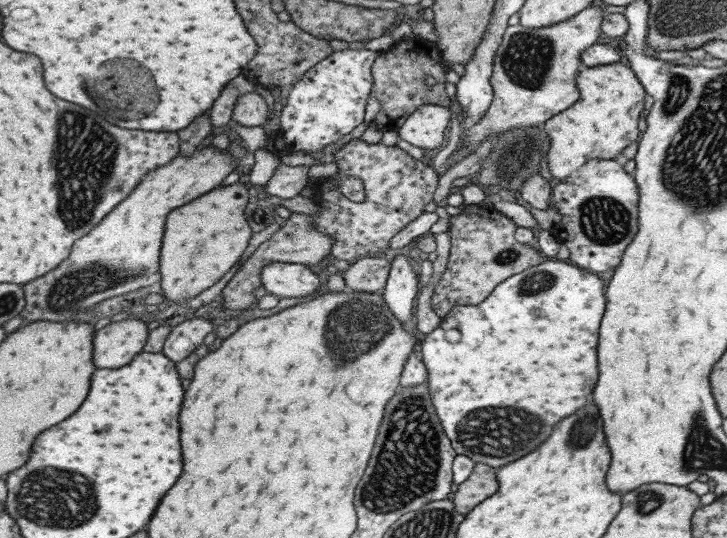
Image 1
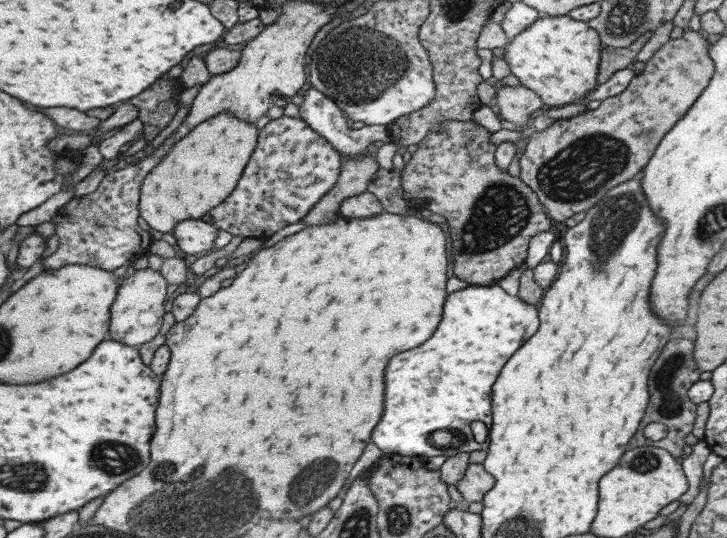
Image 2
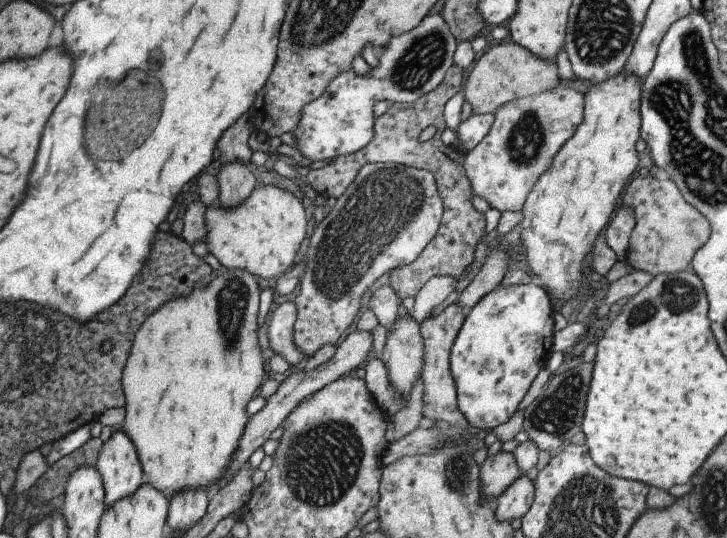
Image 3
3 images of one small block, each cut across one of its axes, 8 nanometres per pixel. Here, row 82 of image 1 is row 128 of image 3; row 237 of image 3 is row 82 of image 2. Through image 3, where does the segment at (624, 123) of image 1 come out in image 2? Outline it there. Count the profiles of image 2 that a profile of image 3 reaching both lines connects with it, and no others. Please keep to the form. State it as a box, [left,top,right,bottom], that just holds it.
[504,14,602,107]

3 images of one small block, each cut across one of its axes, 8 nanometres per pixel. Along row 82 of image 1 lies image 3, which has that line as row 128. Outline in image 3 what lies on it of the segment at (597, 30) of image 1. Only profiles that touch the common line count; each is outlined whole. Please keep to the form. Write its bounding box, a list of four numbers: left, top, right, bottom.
[464,83,584,213]

